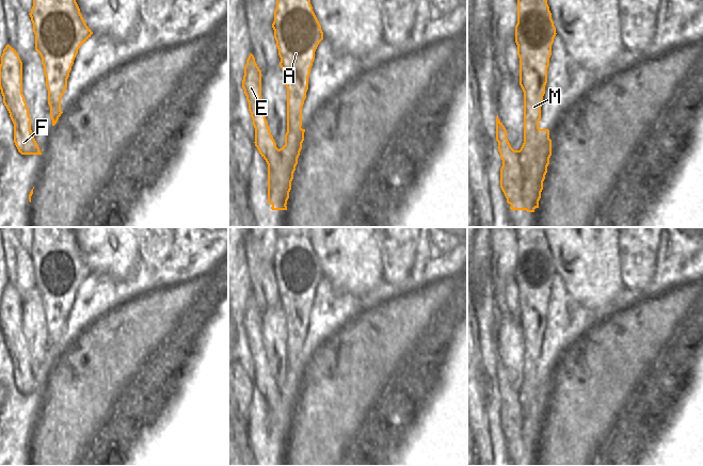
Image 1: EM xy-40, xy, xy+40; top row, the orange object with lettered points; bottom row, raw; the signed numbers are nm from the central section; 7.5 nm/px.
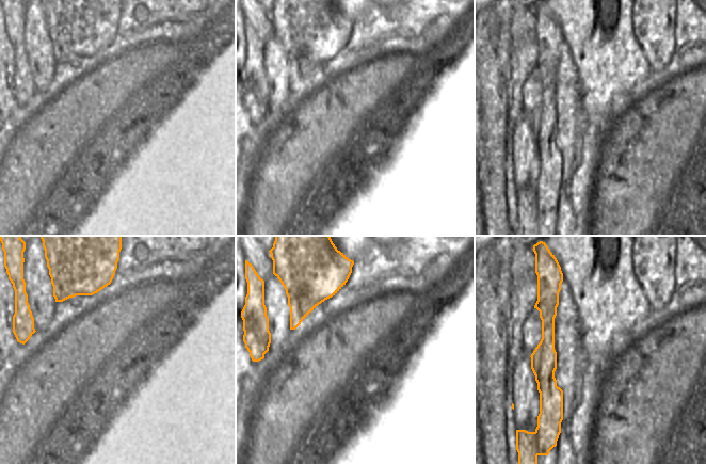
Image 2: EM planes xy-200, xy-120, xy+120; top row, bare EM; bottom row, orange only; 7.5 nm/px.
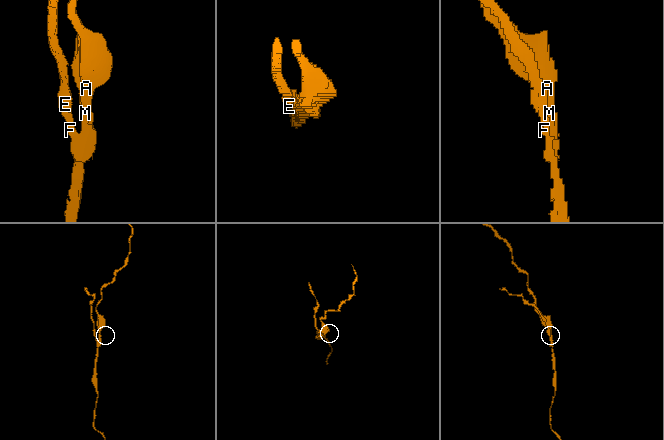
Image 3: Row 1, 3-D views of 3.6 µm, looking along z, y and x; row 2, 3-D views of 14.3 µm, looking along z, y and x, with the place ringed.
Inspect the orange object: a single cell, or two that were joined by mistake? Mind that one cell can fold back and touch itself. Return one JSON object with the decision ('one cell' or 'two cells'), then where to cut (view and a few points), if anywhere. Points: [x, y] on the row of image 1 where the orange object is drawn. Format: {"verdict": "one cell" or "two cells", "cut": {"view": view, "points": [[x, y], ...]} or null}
{"verdict": "two cells", "cut": {"view": "xy+40", "points": [[518, 150], [525, 164], [524, 206], [526, 209]]}}

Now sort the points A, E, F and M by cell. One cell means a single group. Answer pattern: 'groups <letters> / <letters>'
groups A M / E F

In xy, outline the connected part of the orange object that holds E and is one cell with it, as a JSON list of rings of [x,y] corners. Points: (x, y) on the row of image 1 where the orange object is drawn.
[[[251,53],[244,66],[242,87],[249,102],[249,111],[255,128],[255,146],[268,164],[268,203],[272,210],[287,210],[285,190],[289,179],[289,164],[283,162],[283,156],[270,132],[266,111],[261,100],[261,70]]]

